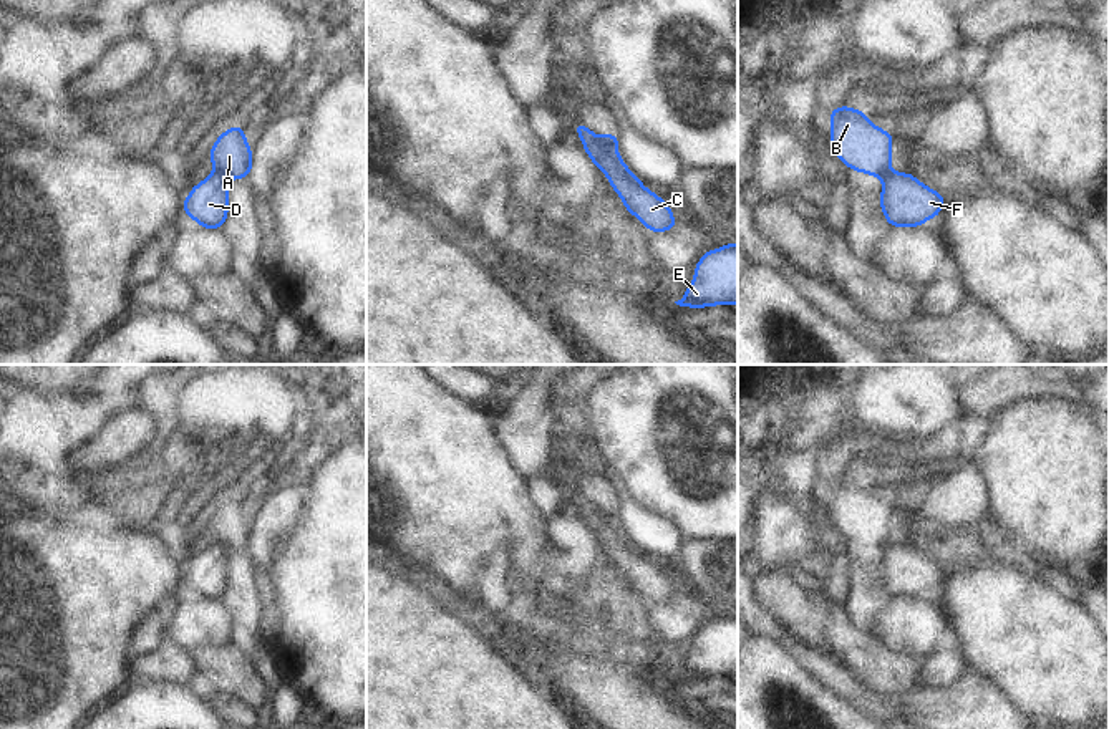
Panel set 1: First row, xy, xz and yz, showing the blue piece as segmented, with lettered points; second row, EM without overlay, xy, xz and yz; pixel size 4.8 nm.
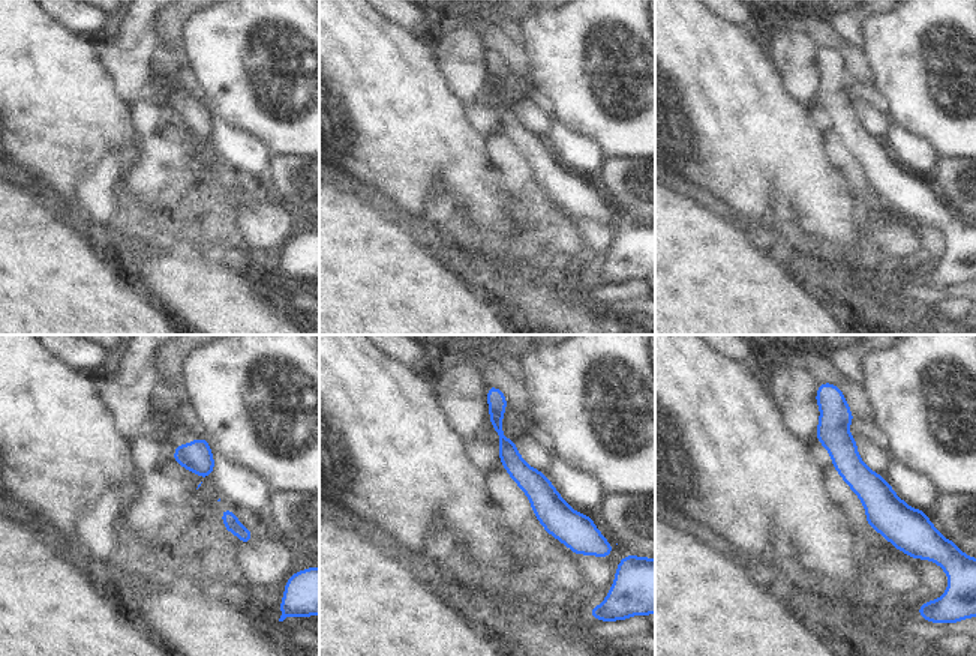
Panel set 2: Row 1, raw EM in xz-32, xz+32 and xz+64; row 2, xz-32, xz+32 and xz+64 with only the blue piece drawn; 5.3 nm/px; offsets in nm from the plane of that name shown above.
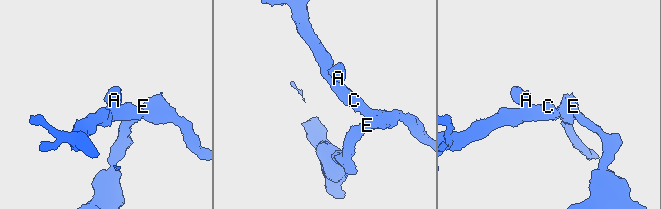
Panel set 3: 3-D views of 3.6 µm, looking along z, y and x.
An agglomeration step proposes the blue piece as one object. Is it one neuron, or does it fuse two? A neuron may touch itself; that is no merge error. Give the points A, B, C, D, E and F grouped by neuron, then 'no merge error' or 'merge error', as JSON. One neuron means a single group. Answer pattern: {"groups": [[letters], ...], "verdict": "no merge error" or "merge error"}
{"groups": [["A", "B"], ["C", "D", "E", "F"]], "verdict": "merge error"}

